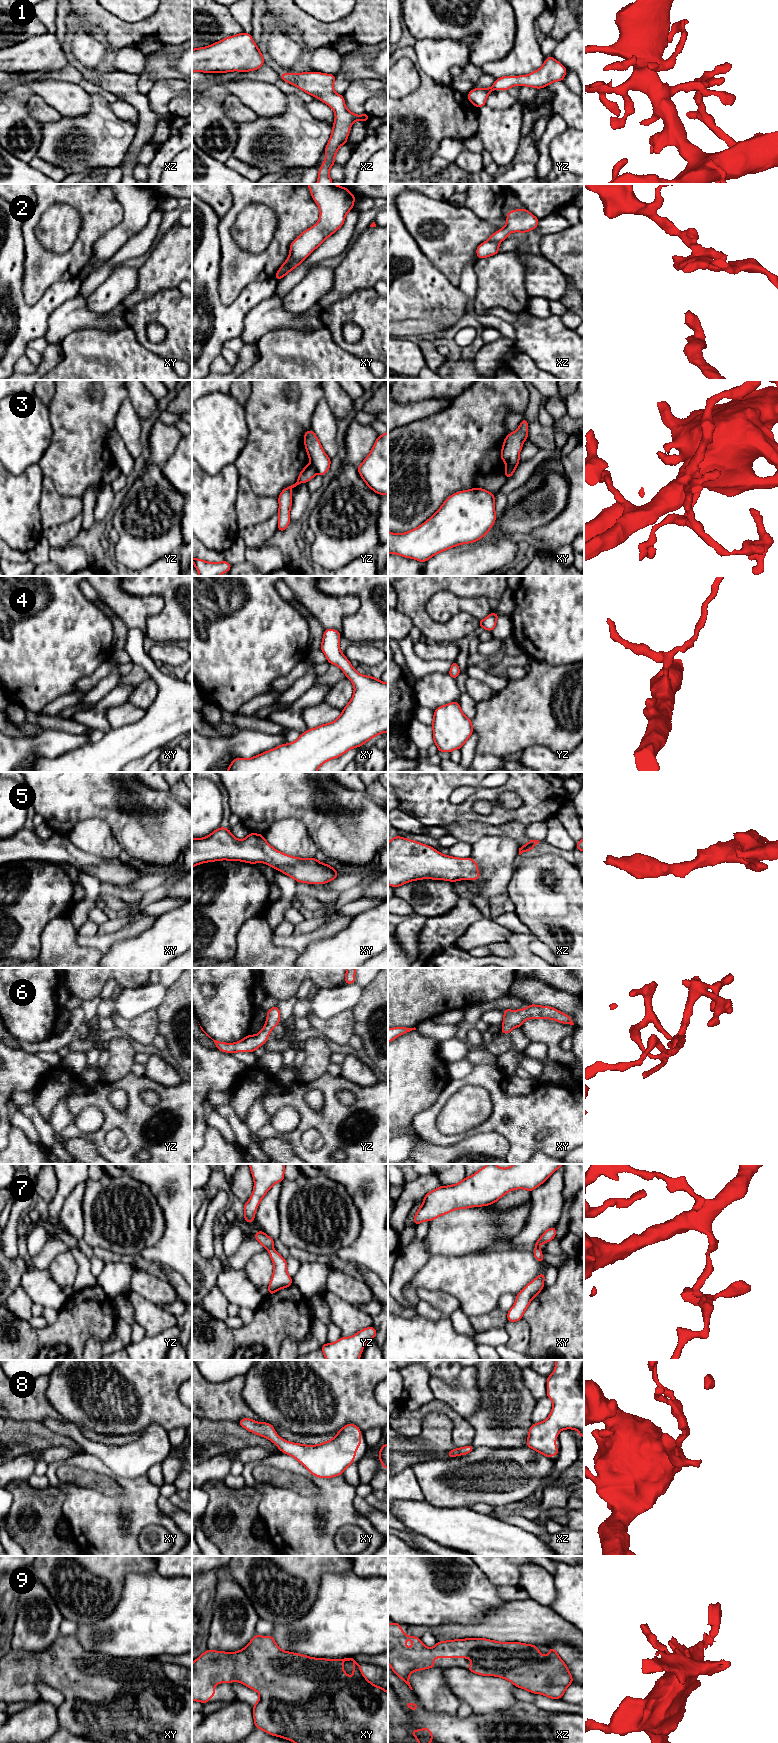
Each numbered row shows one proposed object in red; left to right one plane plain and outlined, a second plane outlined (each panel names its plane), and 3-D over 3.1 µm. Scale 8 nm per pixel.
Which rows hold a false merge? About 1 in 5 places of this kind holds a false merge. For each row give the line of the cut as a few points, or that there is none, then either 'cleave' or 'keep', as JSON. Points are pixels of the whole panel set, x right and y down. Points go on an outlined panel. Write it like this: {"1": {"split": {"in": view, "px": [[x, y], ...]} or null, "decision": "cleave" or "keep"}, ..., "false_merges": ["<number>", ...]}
{"1": {"split": null, "decision": "keep"}, "2": {"split": {"in": "xy", "px": [[303, 258], [295, 260], [287, 272]]}, "decision": "cleave"}, "3": {"split": {"in": "xy", "px": [[515, 466], [510, 466], [505, 470]]}, "decision": "cleave"}, "4": {"split": null, "decision": "keep"}, "5": {"split": null, "decision": "keep"}, "6": {"split": null, "decision": "keep"}, "7": {"split": null, "decision": "keep"}, "8": {"split": null, "decision": "keep"}, "9": {"split": null, "decision": "keep"}, "false_merges": ["2", "3"]}

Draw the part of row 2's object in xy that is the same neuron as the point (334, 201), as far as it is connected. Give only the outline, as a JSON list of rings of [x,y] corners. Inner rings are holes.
[[[307,184],[320,209],[316,225],[303,231],[291,244],[287,260],[278,273],[284,277],[293,262],[307,258],[326,238],[344,224],[346,214],[354,207],[355,195],[335,184]]]

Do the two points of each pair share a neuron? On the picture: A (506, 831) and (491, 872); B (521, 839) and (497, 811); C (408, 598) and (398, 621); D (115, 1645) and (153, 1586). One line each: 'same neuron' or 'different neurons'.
A: different neurons
B: different neurons
C: different neurons
D: same neuron

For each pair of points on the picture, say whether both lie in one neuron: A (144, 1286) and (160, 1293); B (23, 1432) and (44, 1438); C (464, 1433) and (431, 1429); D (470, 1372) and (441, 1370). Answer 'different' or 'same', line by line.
A: same
B: same
C: different
D: different

